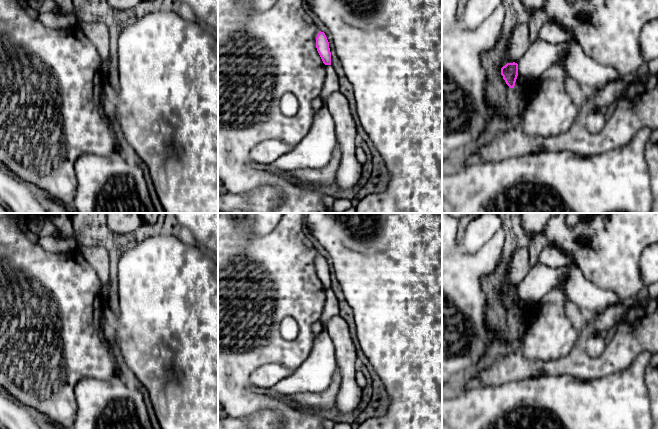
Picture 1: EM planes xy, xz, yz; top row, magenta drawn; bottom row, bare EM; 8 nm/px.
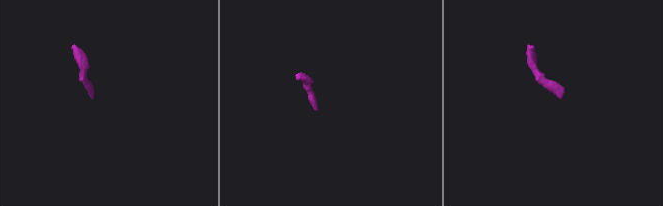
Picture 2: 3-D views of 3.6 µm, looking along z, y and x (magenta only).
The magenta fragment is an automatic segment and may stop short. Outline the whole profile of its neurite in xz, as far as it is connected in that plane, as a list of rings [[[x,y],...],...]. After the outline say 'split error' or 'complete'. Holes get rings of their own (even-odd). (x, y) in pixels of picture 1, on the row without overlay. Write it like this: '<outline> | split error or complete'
[[[319,255],[316,261],[316,272],[325,289],[331,289],[329,266],[324,256]]] | complete

